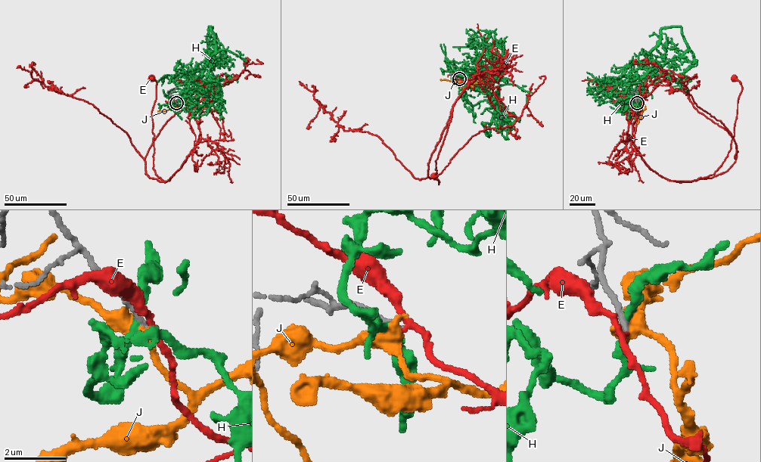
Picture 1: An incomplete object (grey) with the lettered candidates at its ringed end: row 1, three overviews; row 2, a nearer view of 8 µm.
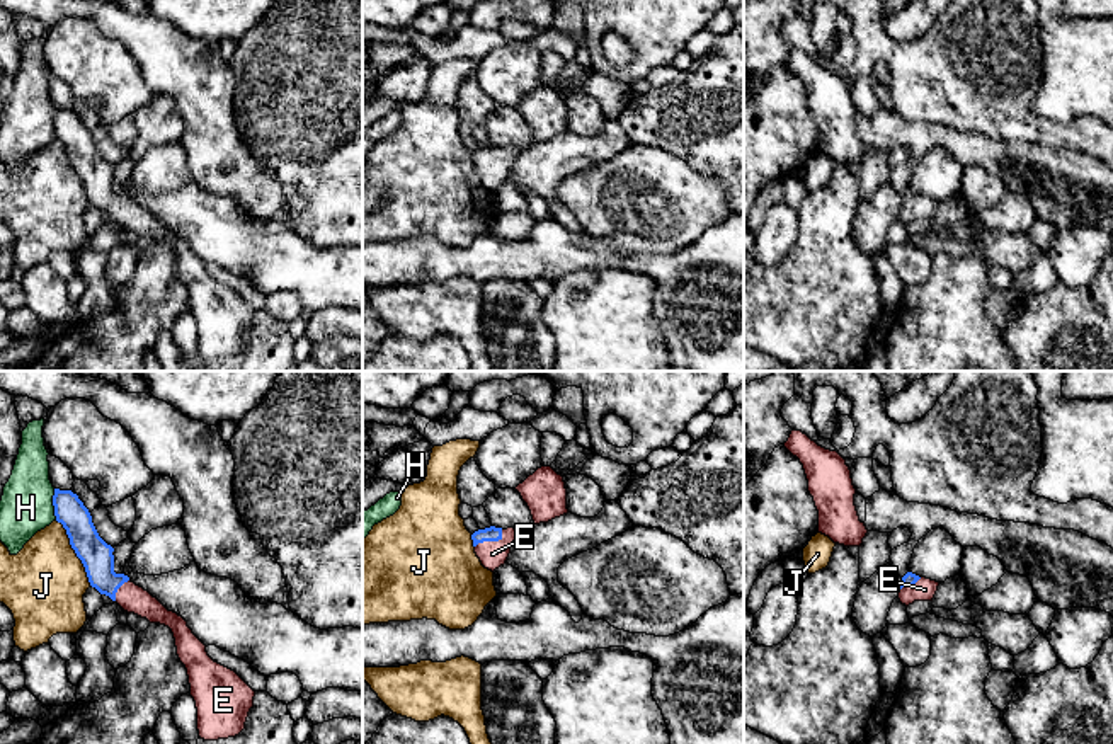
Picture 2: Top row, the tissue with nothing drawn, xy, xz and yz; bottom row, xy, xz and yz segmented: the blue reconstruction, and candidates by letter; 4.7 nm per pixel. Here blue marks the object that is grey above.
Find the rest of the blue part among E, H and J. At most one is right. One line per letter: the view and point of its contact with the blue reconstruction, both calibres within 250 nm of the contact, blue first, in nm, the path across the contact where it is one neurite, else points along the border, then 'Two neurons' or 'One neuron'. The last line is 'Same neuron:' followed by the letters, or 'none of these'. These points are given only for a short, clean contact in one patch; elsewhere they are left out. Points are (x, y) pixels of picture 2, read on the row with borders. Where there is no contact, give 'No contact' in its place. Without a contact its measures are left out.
E: Touches blue at xz (490, 540). Thickness 70 nm (blue) against 130 nm. Path across: xz (492, 533), (490, 540), (492, 554). One neuron
H: Touches blue at xy (53, 504). Thickness 140 nm (blue) against 260 nm. Boundary: xy (53, 489), (53, 515), (57, 520). Two neurons
J: Touches blue at xy (75, 552). Thickness 150 nm (blue) against 380 nm. Boundary: xy (57, 520), (65, 530), (68, 543), (91, 584). Two neurons
Same neuron: E

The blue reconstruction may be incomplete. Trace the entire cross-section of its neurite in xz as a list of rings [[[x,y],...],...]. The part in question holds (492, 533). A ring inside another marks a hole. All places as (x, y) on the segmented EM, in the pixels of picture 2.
[[[485,528],[478,529],[471,535],[475,553],[480,558],[482,565],[488,570],[495,570],[505,564],[512,543],[519,538],[519,535],[528,529],[514,529],[514,528]]]

